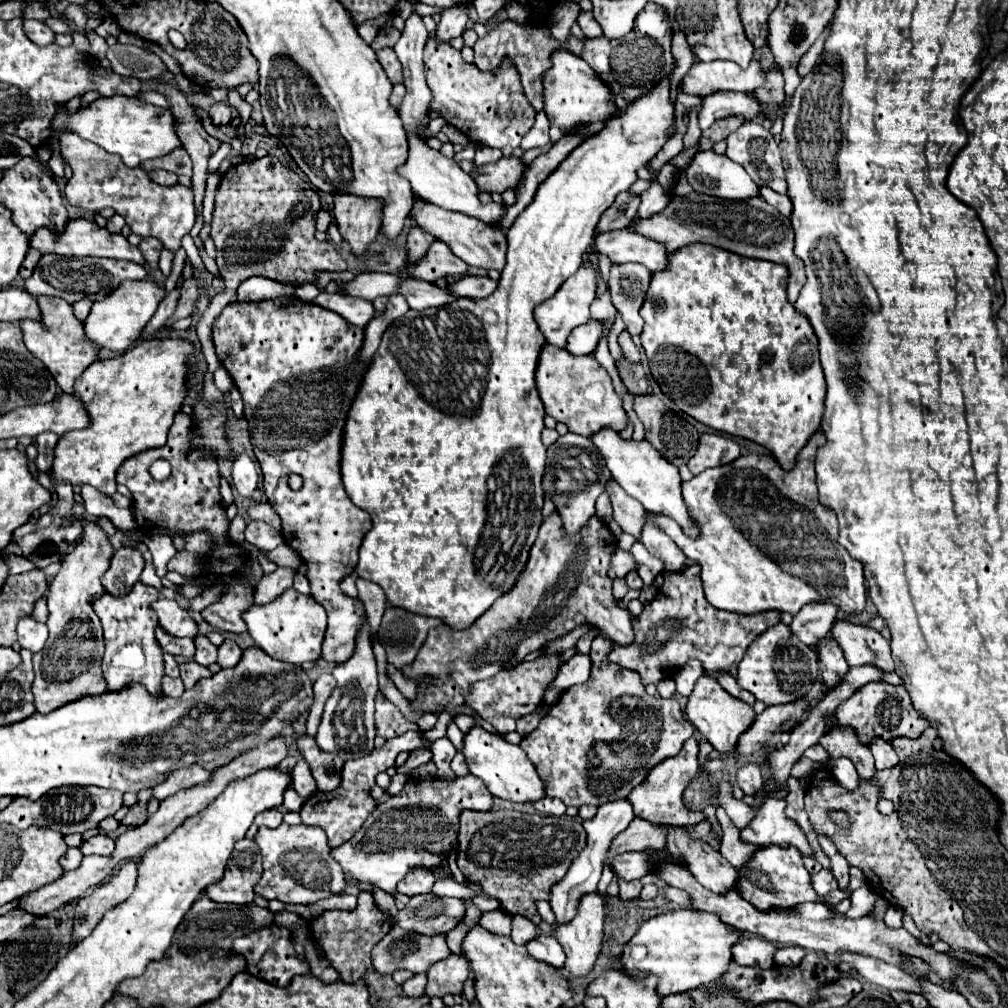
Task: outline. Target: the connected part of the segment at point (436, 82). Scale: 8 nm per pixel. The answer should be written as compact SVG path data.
M428 38L424 48L424 72L426 84L432 92L432 110L440 112L444 118L450 116L448 122L466 134L476 146L500 148L504 156L510 156L534 124L536 110L528 104L520 74L512 68L510 60L504 60L504 64L492 72L482 72L474 64L464 62L460 52L448 42Z

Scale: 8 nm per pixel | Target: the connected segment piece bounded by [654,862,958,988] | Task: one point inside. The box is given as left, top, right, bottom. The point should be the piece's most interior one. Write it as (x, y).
(810, 925)

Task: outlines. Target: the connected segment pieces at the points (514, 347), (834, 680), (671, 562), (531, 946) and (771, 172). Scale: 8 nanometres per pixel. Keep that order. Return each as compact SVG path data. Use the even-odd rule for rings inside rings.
M664 76L654 88L650 88L646 94L640 98L628 102L626 108L616 110L614 116L610 116L604 122L604 128L584 140L580 146L576 146L566 160L540 184L532 204L516 218L516 224L506 232L508 240L508 252L506 252L506 266L502 270L502 276L498 280L498 288L486 296L486 298L456 298L454 302L442 306L442 308L426 308L426 310L408 310L406 316L394 320L388 330L382 336L380 348L376 350L376 356L372 358L372 364L366 368L362 376L362 384L350 404L346 424L344 424L344 436L342 436L342 452L340 452L340 474L344 488L352 502L366 510L372 518L372 528L366 532L362 546L360 546L360 560L356 566L356 574L364 580L372 580L378 586L382 586L388 602L392 606L408 608L410 612L424 614L424 616L438 616L452 628L468 628L478 616L482 616L496 596L508 592L512 584L516 582L516 576L524 570L528 552L536 540L538 528L542 524L542 504L544 504L544 490L542 490L542 474L544 474L544 464L546 464L546 446L540 442L540 432L544 428L544 406L542 400L536 392L534 384L534 370L538 362L540 348L544 346L544 336L538 330L538 324L534 322L532 310L536 304L548 300L560 284L572 276L580 264L582 256L588 252L594 234L596 234L596 224L604 210L608 210L614 202L614 198L622 192L628 190L636 180L638 180L638 170L648 166L648 162L662 150L662 146L668 140L668 130L674 128L674 102L670 100L670 76ZM492 312L492 318L486 318L486 314Z
M824 638L820 640L818 646L818 656L820 656L820 670L822 670L822 678L824 678L824 684L828 688L840 684L842 676L848 672L848 664L842 656L842 650L840 646L836 644L834 638Z
M652 522L642 528L640 542L648 548L648 552L652 552L652 556L664 562L666 572L678 572L682 570L682 566L686 566L686 560L688 560L686 554L664 532L660 532Z
M536 936L530 942L526 942L526 948L528 948L528 954L532 958L542 960L550 966L562 968L562 964L564 964L566 956L562 952L562 946L552 936Z
M744 122L736 132L732 132L728 138L728 150L726 156L734 162L738 162L758 186L768 186L774 192L786 194L788 192L788 184L784 180L784 166L782 166L782 156L780 156L780 148L774 142L774 136L770 130L766 130L762 124L756 122Z

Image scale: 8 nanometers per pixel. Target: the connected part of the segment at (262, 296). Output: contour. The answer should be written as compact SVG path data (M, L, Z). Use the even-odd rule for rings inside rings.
M248 278L244 284L238 286L236 290L238 300L276 300L280 296L294 296L294 286L292 284L282 284L282 282L272 282L266 278Z

